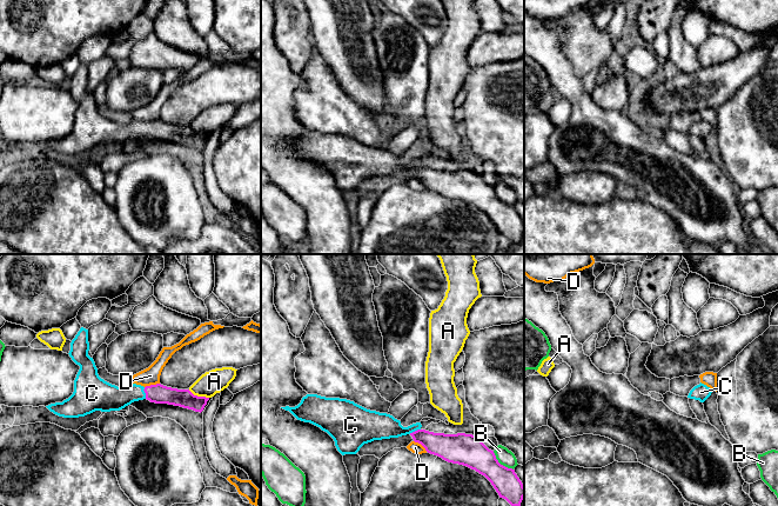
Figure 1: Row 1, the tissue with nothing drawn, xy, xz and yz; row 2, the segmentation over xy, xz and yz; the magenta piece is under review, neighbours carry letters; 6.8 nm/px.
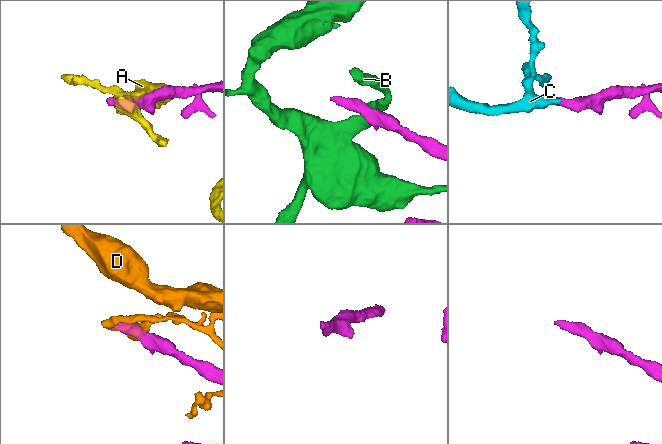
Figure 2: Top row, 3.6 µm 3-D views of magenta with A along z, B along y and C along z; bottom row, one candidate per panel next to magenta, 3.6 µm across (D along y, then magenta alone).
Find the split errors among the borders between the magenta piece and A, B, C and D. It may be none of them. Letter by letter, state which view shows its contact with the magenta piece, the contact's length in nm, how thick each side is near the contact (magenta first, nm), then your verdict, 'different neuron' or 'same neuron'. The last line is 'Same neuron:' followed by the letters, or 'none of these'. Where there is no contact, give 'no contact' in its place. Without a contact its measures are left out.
A: meets magenta in xy; contact 160 nm long; 130 nm thick on the magenta side, 160 nm on the other; different neuron
B: meets magenta in xz; contact 190 nm long; 220 nm thick on the magenta side, 110 nm on the other; different neuron
C: meets magenta in xy; contact 80 nm long; 130 nm thick on the magenta side, 180 nm on the other; same neuron
D: meets magenta in xy; contact 110 nm long; 130 nm thick on the magenta side, 120 nm on the other; different neuron
Same neuron: C

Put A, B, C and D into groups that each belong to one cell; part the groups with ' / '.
A / B / C / D

